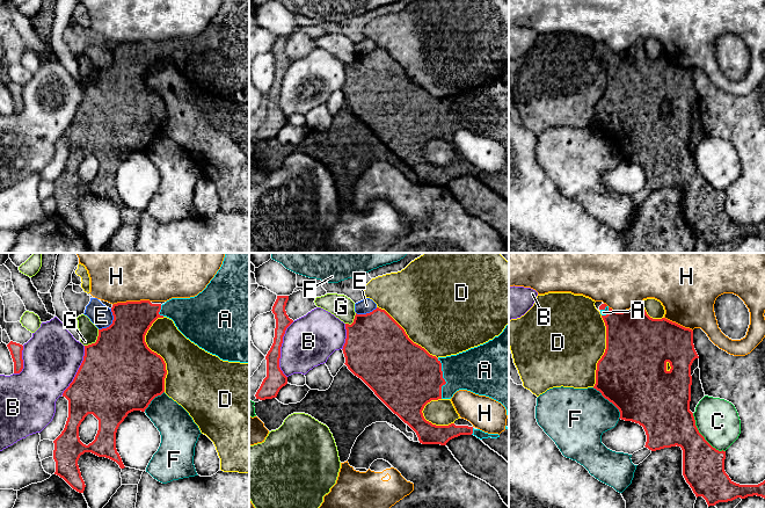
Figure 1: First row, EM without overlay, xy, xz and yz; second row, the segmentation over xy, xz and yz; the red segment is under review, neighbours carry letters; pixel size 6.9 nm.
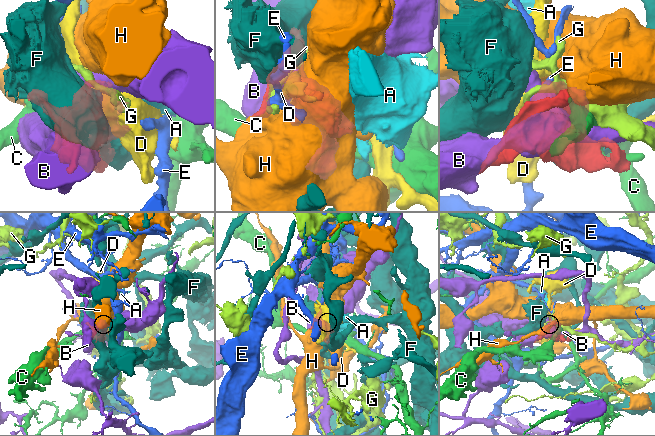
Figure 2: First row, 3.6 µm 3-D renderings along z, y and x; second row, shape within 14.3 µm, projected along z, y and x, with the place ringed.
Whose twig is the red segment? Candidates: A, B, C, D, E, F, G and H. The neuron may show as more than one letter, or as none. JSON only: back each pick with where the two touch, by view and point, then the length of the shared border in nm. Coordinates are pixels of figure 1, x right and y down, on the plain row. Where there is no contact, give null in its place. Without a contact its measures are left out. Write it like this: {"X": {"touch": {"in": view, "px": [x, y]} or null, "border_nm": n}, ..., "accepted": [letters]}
{"A": {"touch": {"in": "xz", "px": [443, 118]}, "border_nm": 280}, "accepted": ["A"]}

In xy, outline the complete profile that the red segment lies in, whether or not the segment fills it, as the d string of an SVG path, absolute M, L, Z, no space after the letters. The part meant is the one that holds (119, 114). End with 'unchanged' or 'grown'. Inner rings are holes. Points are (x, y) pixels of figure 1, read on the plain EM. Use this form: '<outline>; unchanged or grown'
M224 0L220 9L206 28L195 37L172 38L162 45L152 44L150 41L117 43L112 45L111 52L114 56L112 64L107 68L99 70L95 84L85 86L83 101L73 122L63 133L63 137L68 140L68 158L64 170L53 181L54 215L63 218L79 233L83 233L86 227L78 205L80 196L85 193L92 193L99 197L109 198L116 202L121 209L124 209L125 206L116 189L116 173L119 165L129 153L133 151L145 152L151 141L165 132L166 103L145 82L147 71L158 58L172 59L187 79L223 101L249 103L249 0ZM88 154L93 154L99 160L99 170L95 180L86 186L80 181L79 167Z; grown

